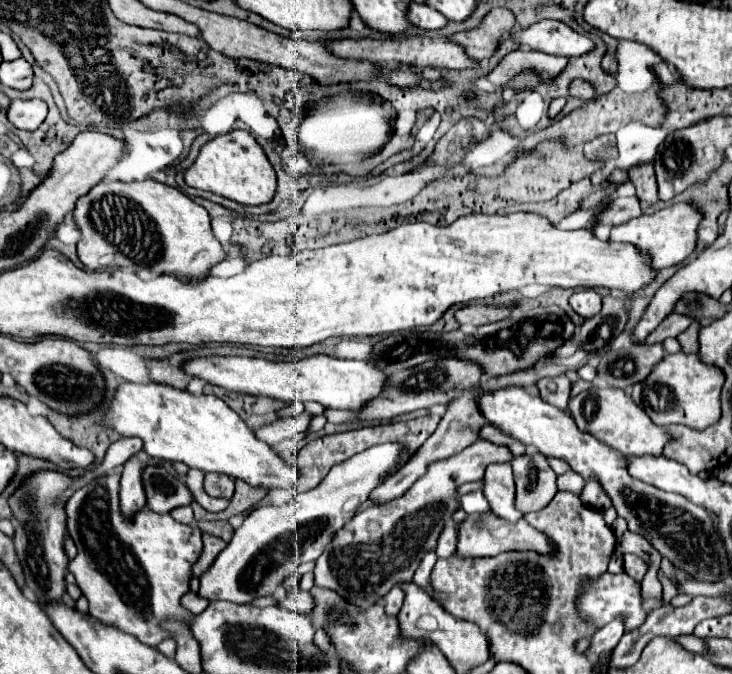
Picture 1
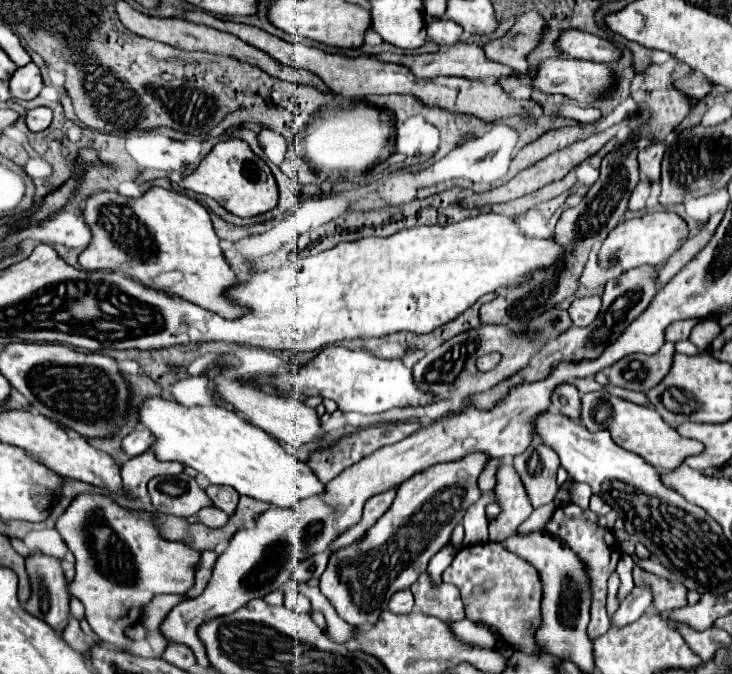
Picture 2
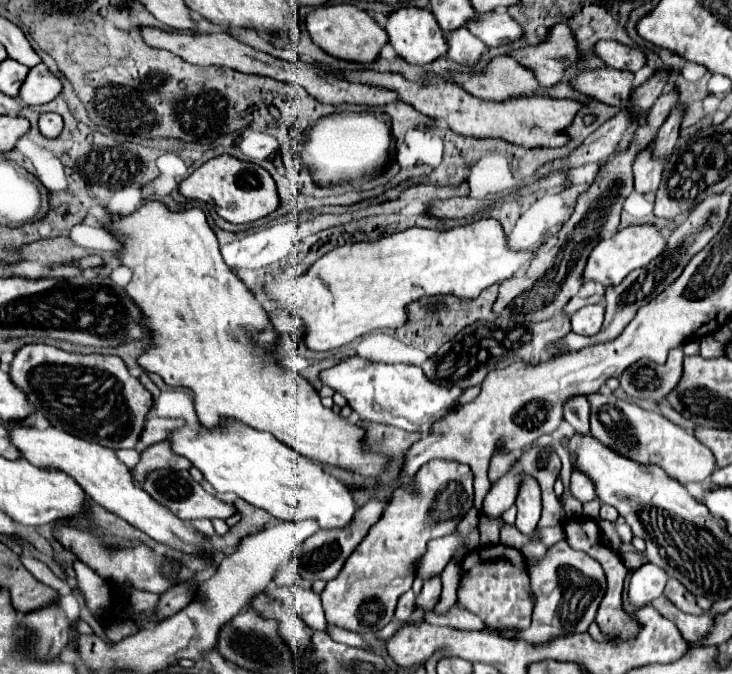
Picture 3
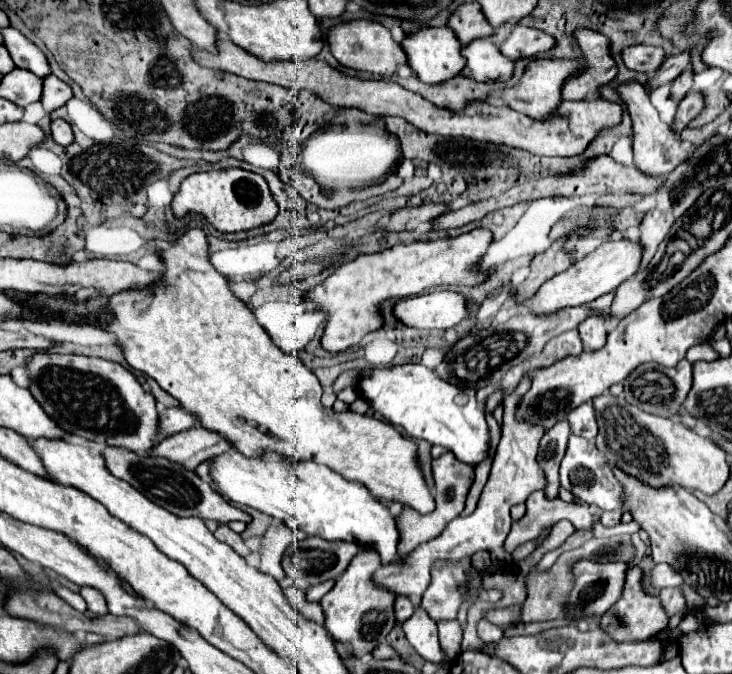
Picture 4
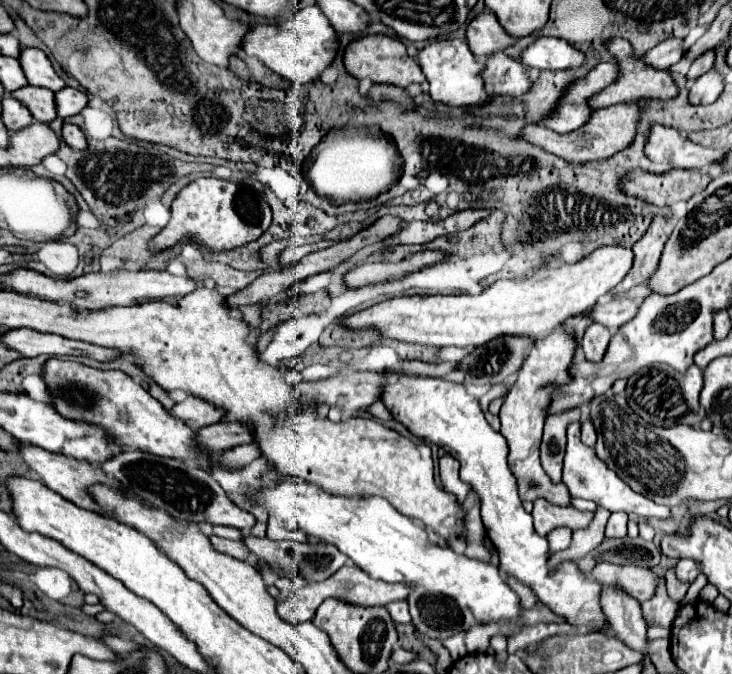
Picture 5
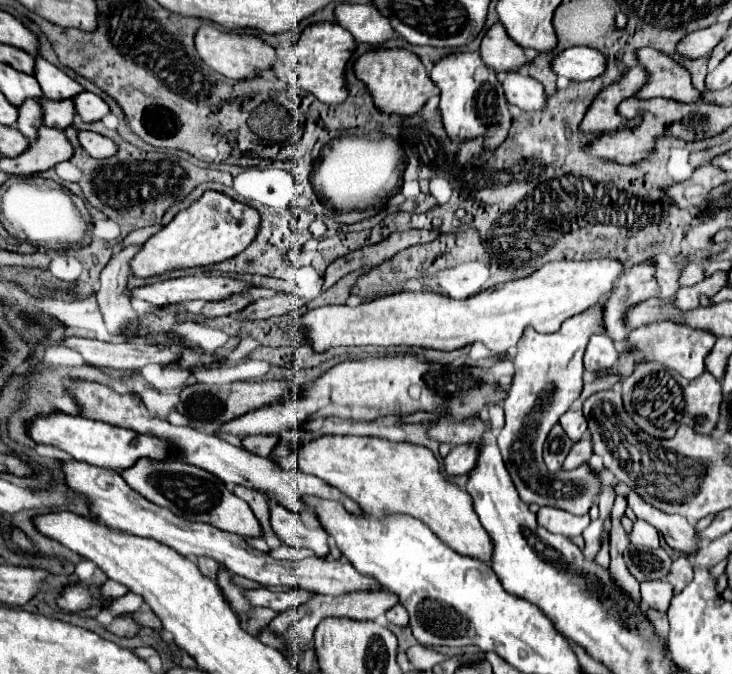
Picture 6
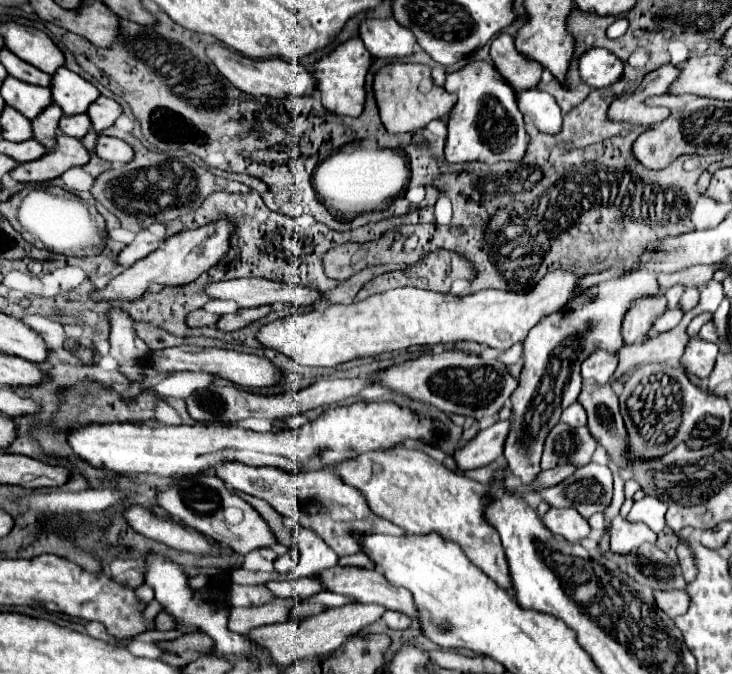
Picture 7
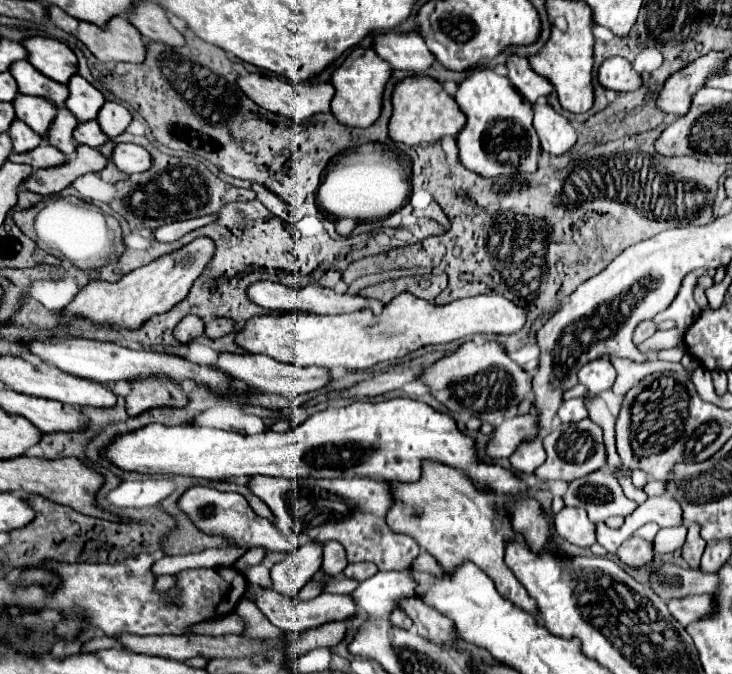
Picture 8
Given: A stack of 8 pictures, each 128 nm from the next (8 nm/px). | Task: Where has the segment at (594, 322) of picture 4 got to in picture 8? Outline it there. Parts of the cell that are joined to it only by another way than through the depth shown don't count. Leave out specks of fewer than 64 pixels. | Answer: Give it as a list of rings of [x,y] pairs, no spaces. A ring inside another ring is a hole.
[[[600,358],[600,360],[588,362],[578,372],[578,376],[580,376],[580,384],[584,384],[586,390],[592,396],[598,396],[598,394],[602,394],[602,392],[612,388],[614,378],[616,378],[616,370],[614,370],[614,366],[606,358]]]

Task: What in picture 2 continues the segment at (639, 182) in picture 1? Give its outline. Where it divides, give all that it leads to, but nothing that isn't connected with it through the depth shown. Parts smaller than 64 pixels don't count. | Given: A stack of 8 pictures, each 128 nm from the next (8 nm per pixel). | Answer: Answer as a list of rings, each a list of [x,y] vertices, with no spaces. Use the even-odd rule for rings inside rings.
[[[652,142],[646,150],[642,150],[638,154],[638,162],[640,162],[640,174],[644,178],[648,178],[650,182],[658,182],[660,180],[660,162],[662,162],[662,156],[666,152],[666,144],[662,142]]]

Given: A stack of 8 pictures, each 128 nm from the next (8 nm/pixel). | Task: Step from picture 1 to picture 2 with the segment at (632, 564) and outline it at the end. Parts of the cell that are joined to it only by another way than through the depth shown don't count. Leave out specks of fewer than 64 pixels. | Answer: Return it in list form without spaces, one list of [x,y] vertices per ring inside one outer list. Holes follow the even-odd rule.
[[[638,566],[634,568],[634,584],[648,584],[654,592],[654,606],[664,614],[688,604],[686,588],[680,582],[670,582],[666,578],[658,578],[654,574],[646,574]]]

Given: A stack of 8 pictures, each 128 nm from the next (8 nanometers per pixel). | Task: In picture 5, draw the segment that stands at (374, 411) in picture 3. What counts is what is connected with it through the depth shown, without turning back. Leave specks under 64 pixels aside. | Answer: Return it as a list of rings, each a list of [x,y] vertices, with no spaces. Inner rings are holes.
[[[396,376],[388,380],[382,402],[416,438],[424,440],[426,444],[436,444],[460,460],[462,482],[470,484],[470,488],[480,498],[482,522],[498,554],[498,568],[528,586],[544,606],[548,606],[568,624],[584,628],[586,632],[608,632],[608,622],[600,608],[602,584],[586,578],[576,562],[566,560],[554,568],[548,566],[548,540],[536,534],[532,516],[524,510],[522,500],[518,498],[516,480],[506,462],[506,440],[486,422],[478,400],[456,382],[428,376]]]

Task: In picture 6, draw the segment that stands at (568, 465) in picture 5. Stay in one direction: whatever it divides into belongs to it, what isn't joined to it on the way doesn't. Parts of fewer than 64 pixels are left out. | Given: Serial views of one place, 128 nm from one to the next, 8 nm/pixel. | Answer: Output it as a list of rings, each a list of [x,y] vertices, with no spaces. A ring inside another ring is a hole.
[[[570,408],[568,412],[564,412],[564,416],[560,416],[560,424],[572,440],[580,440],[582,434],[586,432],[584,414],[582,414],[582,410],[576,410],[576,408]],[[628,490],[626,492],[628,506],[634,510],[634,514],[646,522],[650,522],[660,534],[664,534],[664,540],[670,548],[680,550],[688,558],[692,558],[700,548],[696,542],[696,530],[690,526],[690,522],[682,516],[670,516],[664,514],[650,504],[646,504],[636,492]]]

